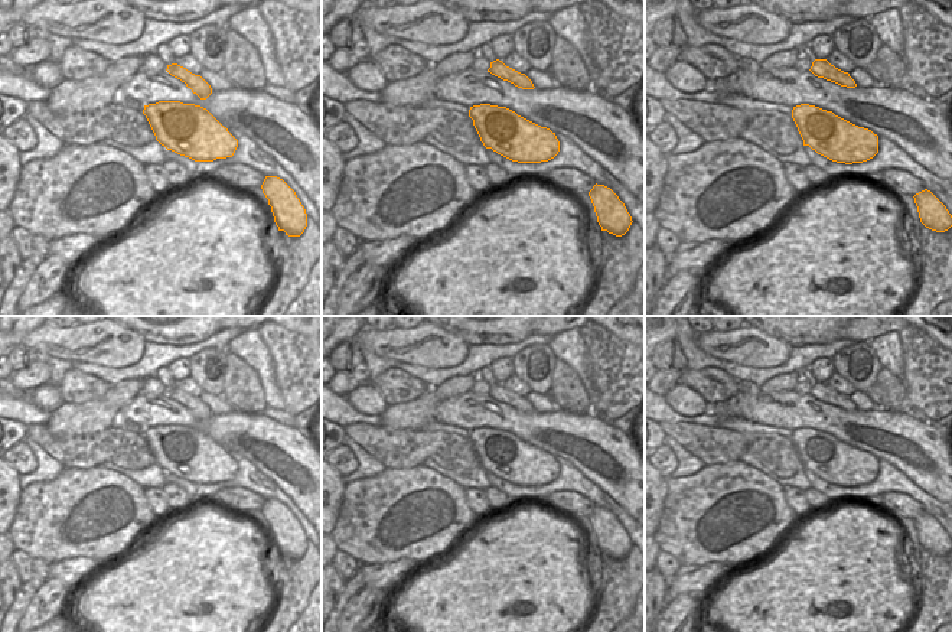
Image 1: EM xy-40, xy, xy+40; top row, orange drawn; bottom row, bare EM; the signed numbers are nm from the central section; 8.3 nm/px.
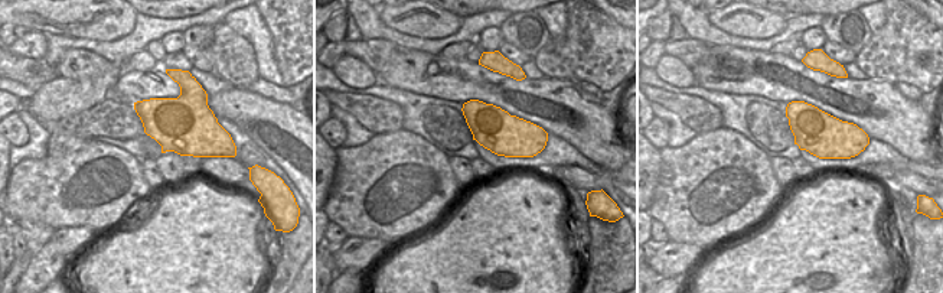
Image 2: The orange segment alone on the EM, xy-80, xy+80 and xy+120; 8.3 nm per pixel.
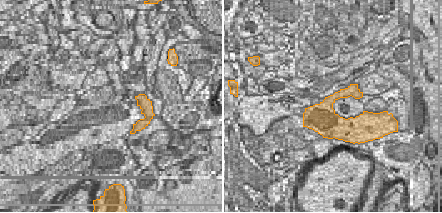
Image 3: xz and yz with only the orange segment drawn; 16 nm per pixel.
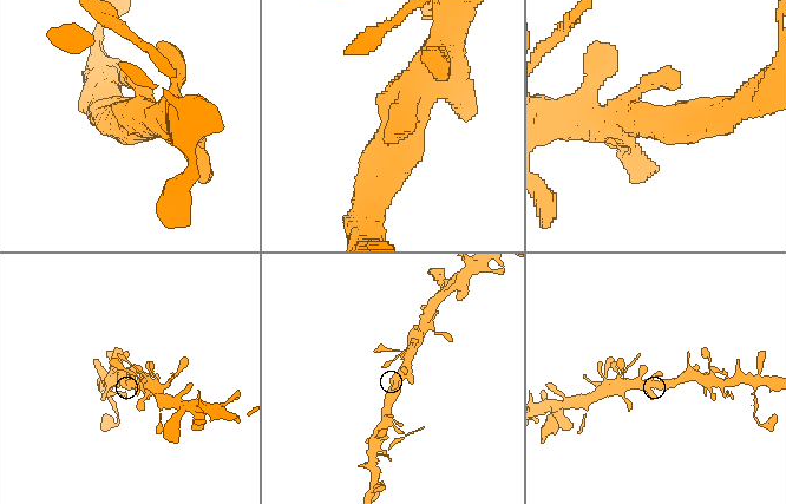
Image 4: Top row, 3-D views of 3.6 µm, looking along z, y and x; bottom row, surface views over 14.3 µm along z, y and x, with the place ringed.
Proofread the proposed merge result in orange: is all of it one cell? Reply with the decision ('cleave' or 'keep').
keep

